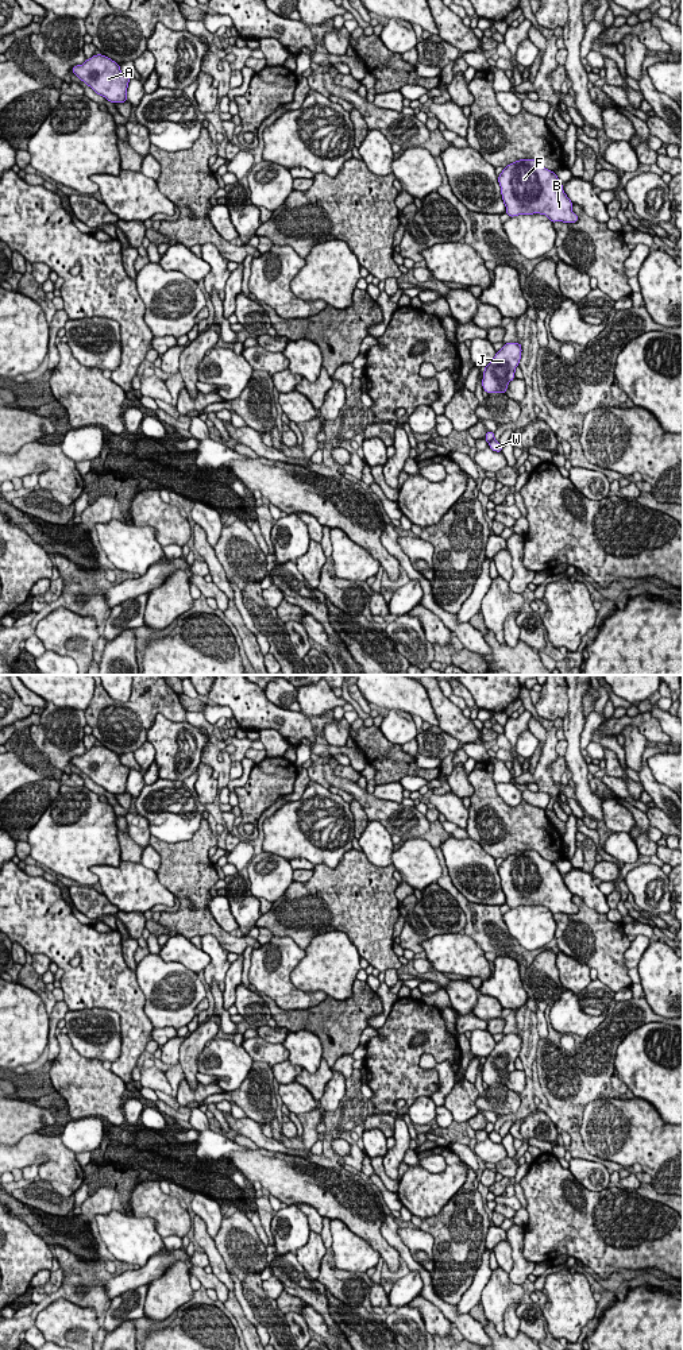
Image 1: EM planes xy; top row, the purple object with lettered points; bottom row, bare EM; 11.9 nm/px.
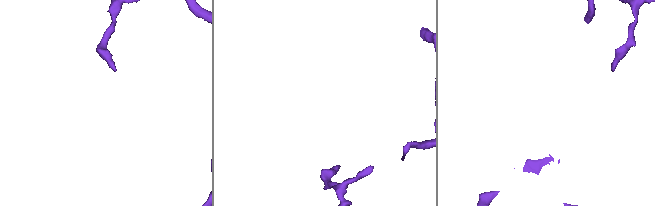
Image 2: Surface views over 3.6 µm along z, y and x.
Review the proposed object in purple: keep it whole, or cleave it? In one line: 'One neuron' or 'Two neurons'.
Two neurons

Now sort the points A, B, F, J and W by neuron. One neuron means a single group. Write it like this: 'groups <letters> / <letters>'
groups A B F J / W

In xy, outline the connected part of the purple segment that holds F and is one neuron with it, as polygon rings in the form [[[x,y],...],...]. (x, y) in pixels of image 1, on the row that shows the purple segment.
[[[520,159],[498,176],[501,194],[510,217],[545,215],[552,223],[576,223],[572,201],[563,190],[557,176],[536,159]]]

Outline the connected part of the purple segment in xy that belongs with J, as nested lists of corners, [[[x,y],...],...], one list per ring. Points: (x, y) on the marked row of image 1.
[[[505,343],[495,352],[483,370],[482,386],[486,393],[506,393],[509,382],[516,378],[514,373],[520,364],[521,352],[521,343]]]

